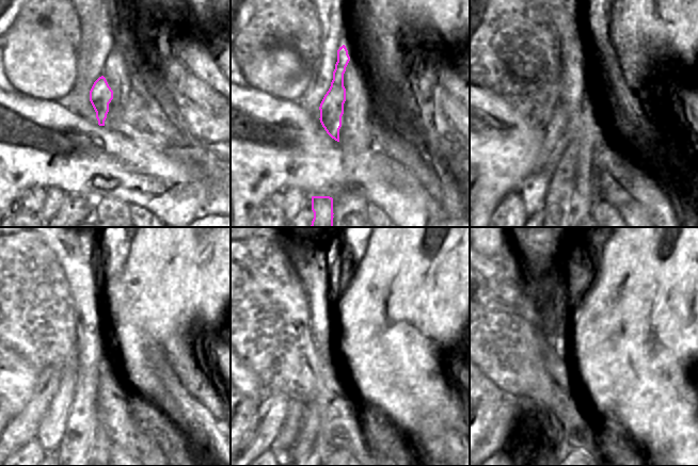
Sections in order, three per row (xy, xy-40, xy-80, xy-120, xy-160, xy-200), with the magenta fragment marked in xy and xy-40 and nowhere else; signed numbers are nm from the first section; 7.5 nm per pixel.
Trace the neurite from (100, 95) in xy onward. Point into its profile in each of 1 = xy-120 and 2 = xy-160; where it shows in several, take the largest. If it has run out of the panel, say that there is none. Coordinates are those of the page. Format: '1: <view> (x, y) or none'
1: xy-120 (84, 276)
2: xy-160 (308, 248)

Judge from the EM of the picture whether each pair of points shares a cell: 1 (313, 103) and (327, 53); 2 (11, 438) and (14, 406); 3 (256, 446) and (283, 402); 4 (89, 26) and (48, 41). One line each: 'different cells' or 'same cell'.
1: same cell
2: different cells
3: same cell
4: different cells

